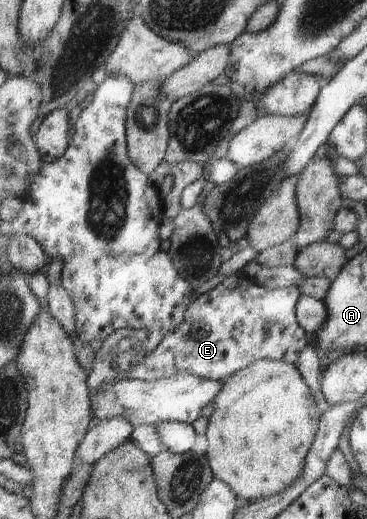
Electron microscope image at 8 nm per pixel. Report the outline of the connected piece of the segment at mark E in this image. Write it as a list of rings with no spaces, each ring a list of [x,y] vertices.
[[[244,274],[230,275],[221,285],[208,291],[189,306],[185,320],[173,333],[151,352],[145,361],[126,372],[117,371],[112,364],[113,348],[122,340],[135,338],[144,341],[149,338],[147,329],[118,329],[113,332],[97,350],[92,370],[89,373],[89,387],[92,394],[105,391],[121,380],[157,381],[167,379],[180,373],[194,373],[195,375],[213,381],[222,381],[238,371],[250,366],[258,359],[286,359],[295,365],[300,360],[304,349],[312,344],[311,336],[297,321],[297,304],[300,298],[297,286],[270,290],[255,283]]]

